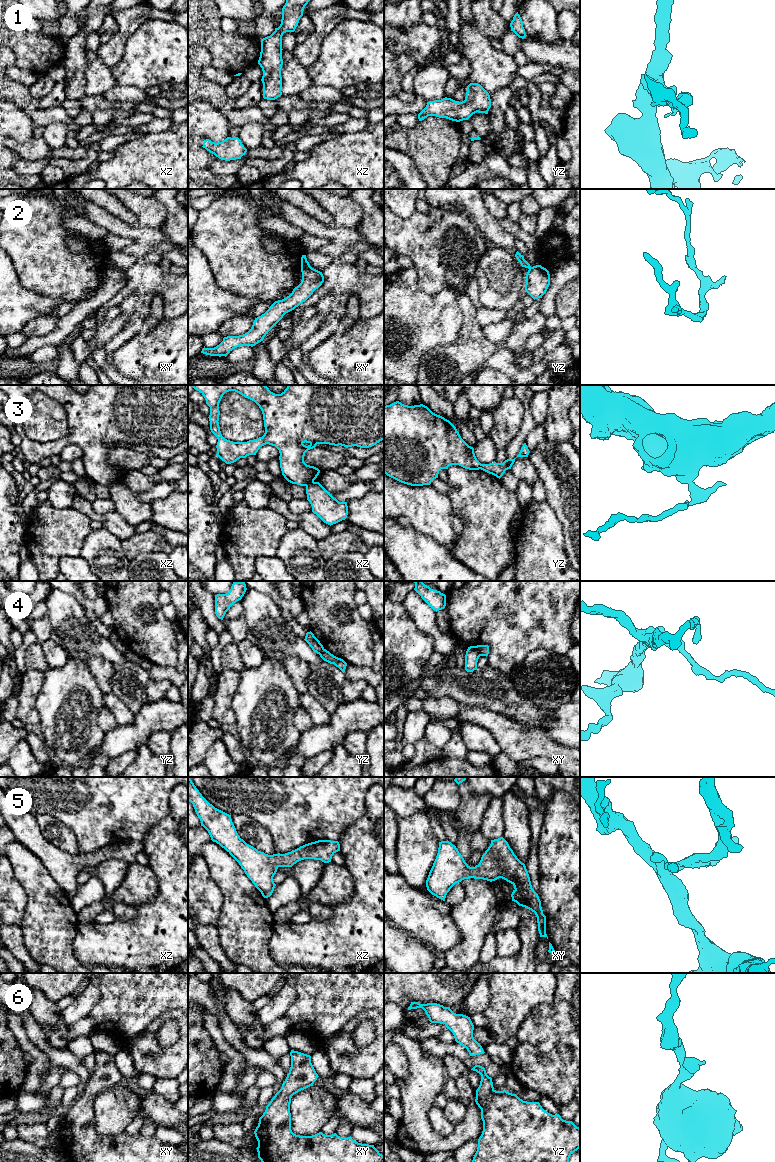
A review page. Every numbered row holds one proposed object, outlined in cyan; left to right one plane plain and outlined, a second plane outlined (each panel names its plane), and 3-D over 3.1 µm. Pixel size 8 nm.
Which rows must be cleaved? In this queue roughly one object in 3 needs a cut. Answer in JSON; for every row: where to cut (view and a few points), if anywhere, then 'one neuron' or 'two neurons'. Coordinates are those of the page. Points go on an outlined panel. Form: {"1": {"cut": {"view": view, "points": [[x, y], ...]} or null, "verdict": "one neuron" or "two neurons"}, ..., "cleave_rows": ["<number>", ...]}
{"1": {"cut": null, "verdict": "one neuron"}, "2": {"cut": {"view": "xy", "points": [[310, 266], [301, 268]]}, "verdict": "two neurons"}, "3": {"cut": {"view": "xz", "points": [[313, 481], [305, 485]]}, "verdict": "two neurons"}, "4": {"cut": {"view": "xy", "points": [[475, 646], [481, 655]]}, "verdict": "two neurons"}, "5": {"cut": null, "verdict": "one neuron"}, "6": {"cut": null, "verdict": "one neuron"}, "cleave_rows": ["2", "3", "4"]}

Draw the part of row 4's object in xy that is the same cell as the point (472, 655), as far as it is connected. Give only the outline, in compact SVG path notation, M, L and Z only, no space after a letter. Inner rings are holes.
M476 646L468 647L465 655L465 670L467 672L473 672L477 669L477 662L480 656Z

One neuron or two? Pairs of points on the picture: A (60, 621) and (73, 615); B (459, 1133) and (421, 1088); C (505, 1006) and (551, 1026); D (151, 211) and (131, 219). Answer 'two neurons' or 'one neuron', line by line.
A: one neuron
B: one neuron
C: two neurons
D: two neurons

